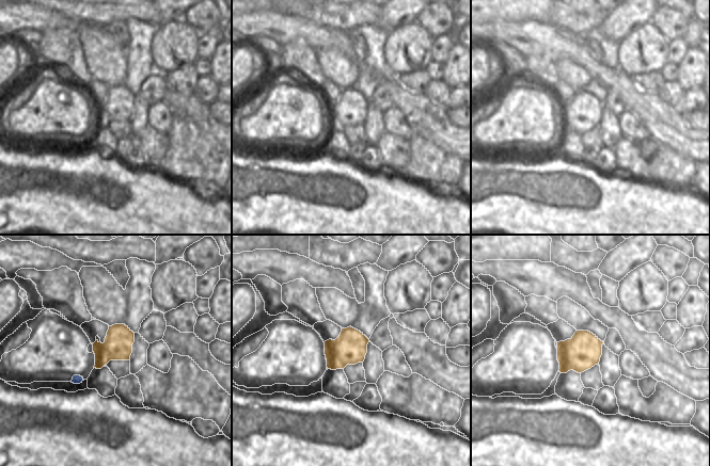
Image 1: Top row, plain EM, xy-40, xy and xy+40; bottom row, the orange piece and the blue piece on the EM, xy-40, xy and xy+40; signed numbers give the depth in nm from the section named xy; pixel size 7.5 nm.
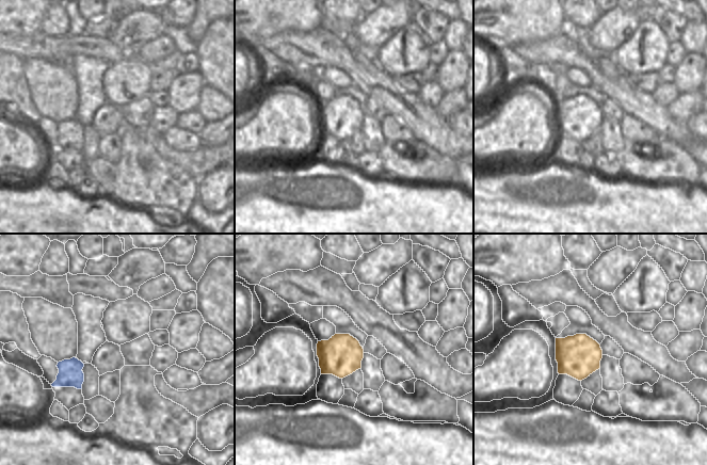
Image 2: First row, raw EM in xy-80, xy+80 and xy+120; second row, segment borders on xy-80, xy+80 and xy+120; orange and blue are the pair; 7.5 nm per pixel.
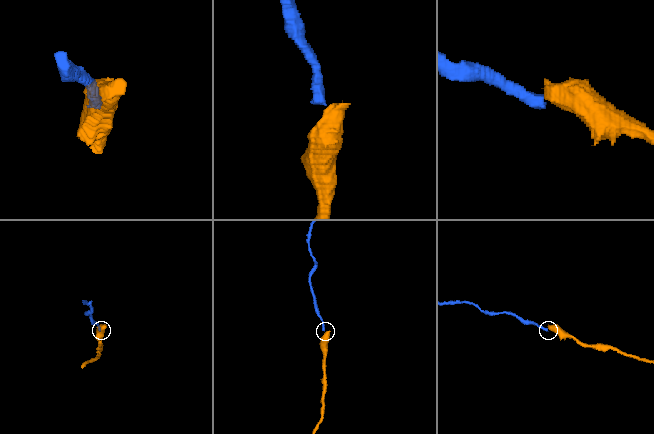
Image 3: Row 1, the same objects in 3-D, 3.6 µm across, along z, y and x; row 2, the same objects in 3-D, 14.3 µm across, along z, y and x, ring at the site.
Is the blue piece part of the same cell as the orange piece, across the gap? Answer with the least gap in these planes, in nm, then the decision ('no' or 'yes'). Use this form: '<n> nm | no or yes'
120 nm | yes

